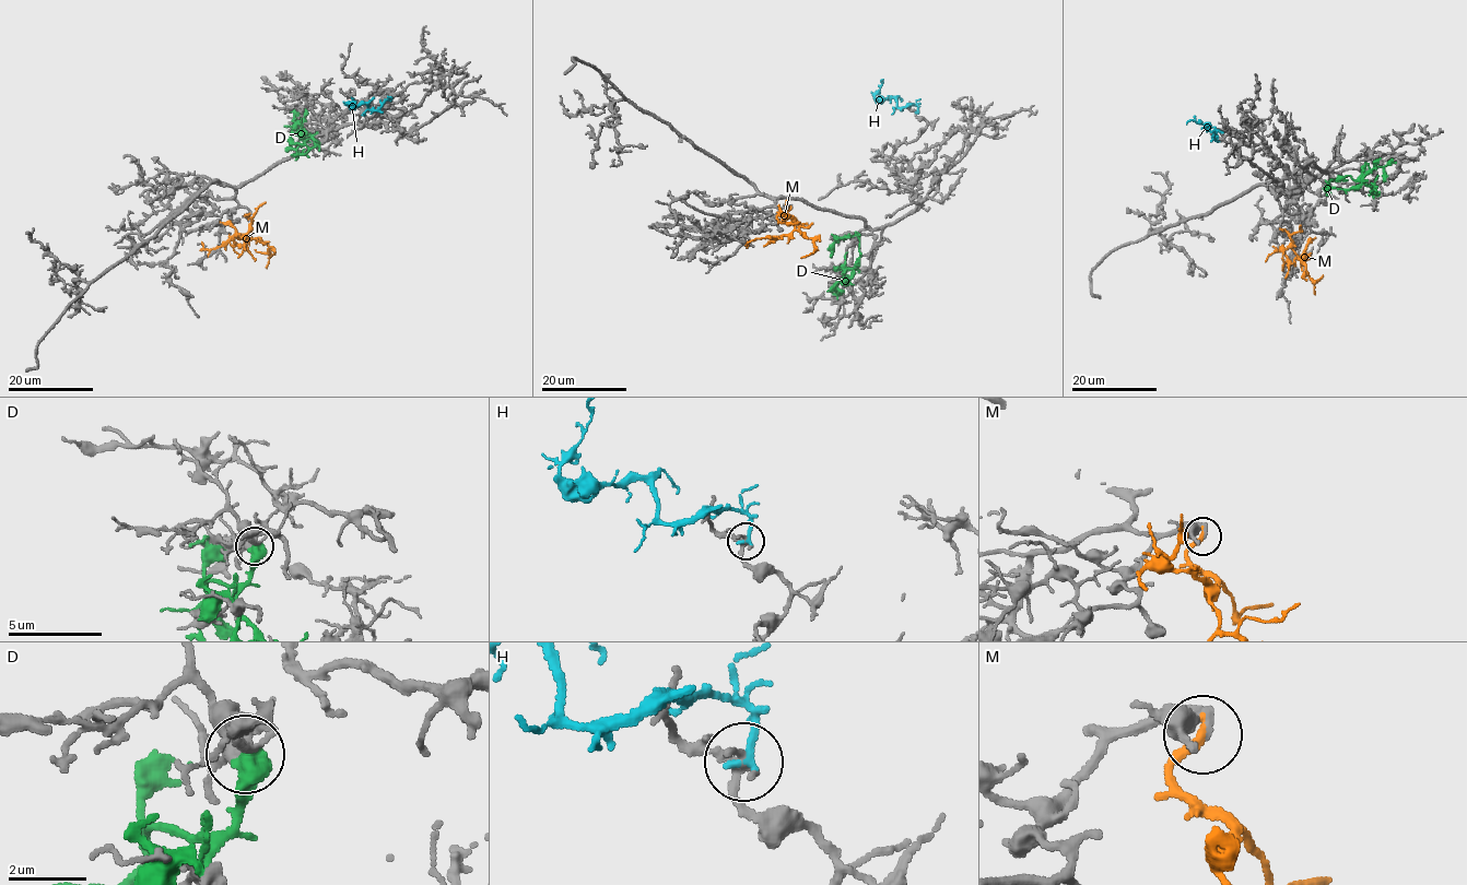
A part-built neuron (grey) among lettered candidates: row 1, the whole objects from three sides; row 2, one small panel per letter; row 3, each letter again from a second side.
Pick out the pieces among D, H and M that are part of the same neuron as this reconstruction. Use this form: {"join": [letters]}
{"join": ["M"]}

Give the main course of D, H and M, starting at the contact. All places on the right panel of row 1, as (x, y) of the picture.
D: (1377, 160), (1376, 166), (1359, 185), (1349, 189), (1327, 186), (1328, 181), (1349, 175)
H: (1221, 132), (1213, 131), (1213, 138), (1213, 134), (1200, 124), (1192, 119), (1186, 124)
M: (1281, 229), (1290, 237), (1297, 256), (1303, 252), (1302, 260), (1311, 254)

